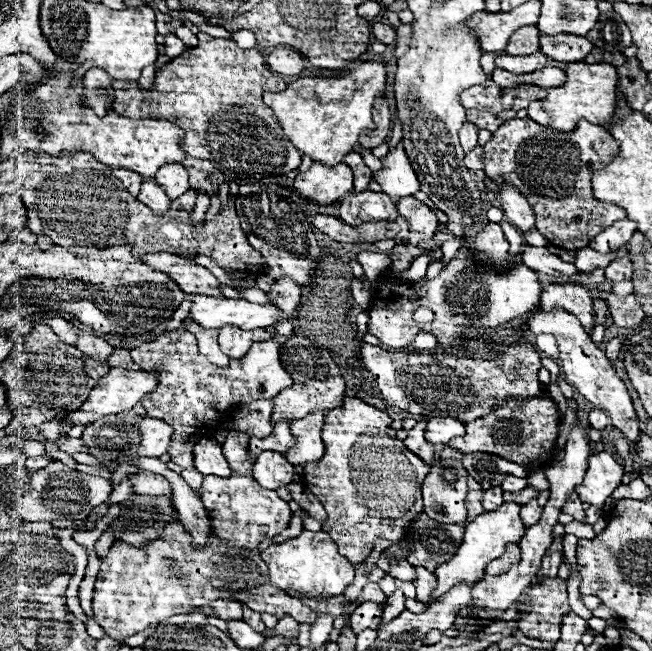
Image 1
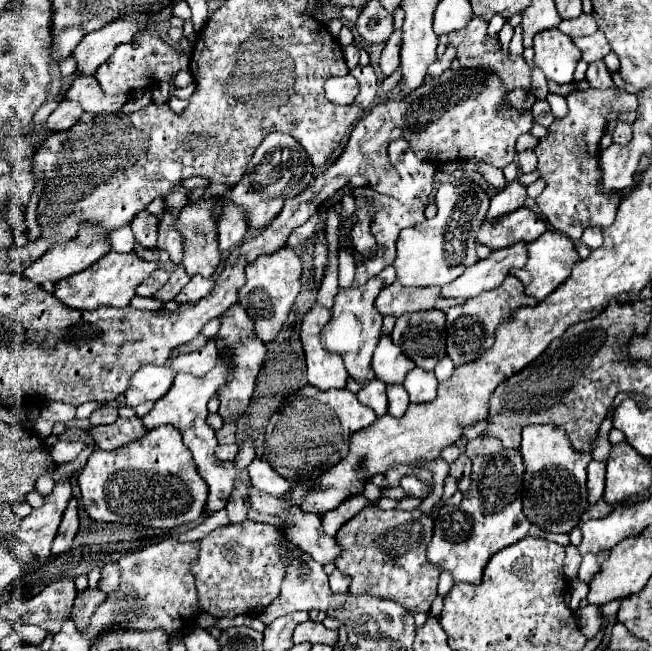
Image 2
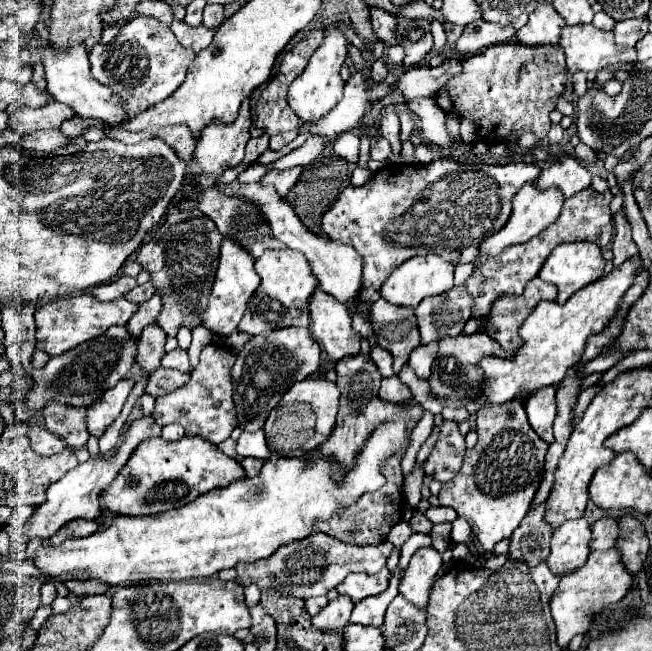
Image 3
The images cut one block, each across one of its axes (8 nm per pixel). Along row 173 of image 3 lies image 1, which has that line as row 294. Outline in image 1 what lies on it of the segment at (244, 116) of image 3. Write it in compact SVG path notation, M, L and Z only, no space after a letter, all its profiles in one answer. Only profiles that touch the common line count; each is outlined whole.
M158 252L158 254L144 254L142 260L144 264L166 272L186 294L204 294L204 296L224 298L216 276L208 268L194 264L194 260L190 258Z

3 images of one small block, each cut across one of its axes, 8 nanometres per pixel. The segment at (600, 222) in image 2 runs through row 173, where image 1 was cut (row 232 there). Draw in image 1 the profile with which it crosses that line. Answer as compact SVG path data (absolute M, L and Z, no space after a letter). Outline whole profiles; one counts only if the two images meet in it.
M514 118L504 122L496 132L492 132L492 138L484 144L484 172L488 178L500 184L512 184L530 202L536 214L536 230L544 234L550 244L566 250L582 250L604 228L608 228L616 220L626 218L624 208L600 202L592 194L592 172L602 170L608 162L616 158L618 152L620 144L616 144L610 132L604 126L596 126L588 120L580 120L574 132L558 132L554 128L540 126L530 118Z

